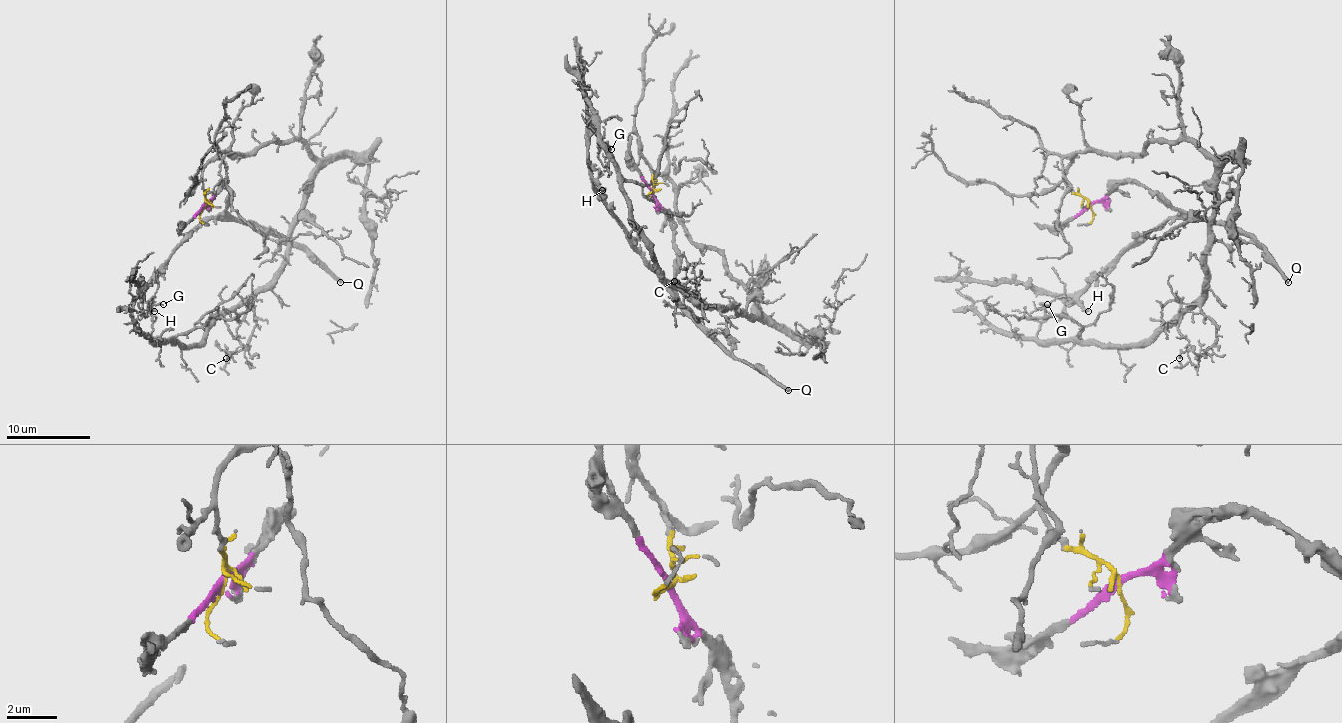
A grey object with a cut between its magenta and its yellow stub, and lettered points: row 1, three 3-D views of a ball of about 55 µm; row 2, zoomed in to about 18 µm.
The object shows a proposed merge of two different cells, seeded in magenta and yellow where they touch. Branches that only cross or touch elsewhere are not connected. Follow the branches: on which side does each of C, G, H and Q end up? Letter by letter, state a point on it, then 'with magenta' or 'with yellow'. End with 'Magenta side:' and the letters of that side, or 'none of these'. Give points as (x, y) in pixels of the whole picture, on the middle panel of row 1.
C: at (674, 281); with yellow
G: at (611, 149); with yellow
H: at (602, 190); with magenta
Q: at (788, 390); with magenta
Magenta side: H, Q

